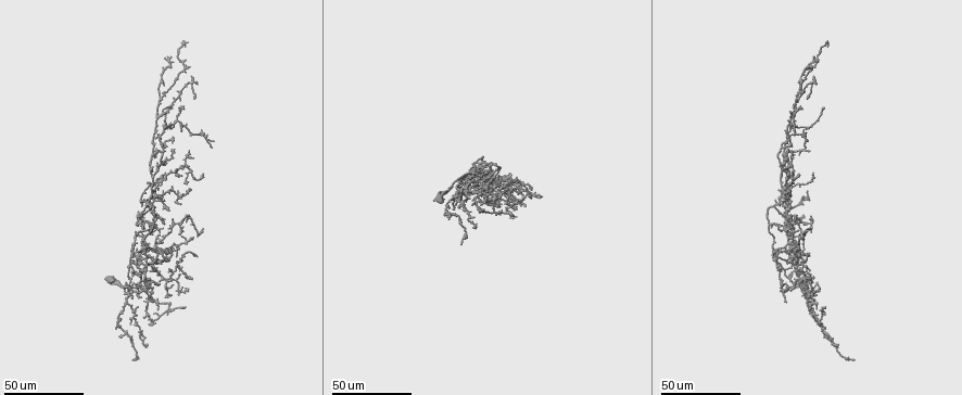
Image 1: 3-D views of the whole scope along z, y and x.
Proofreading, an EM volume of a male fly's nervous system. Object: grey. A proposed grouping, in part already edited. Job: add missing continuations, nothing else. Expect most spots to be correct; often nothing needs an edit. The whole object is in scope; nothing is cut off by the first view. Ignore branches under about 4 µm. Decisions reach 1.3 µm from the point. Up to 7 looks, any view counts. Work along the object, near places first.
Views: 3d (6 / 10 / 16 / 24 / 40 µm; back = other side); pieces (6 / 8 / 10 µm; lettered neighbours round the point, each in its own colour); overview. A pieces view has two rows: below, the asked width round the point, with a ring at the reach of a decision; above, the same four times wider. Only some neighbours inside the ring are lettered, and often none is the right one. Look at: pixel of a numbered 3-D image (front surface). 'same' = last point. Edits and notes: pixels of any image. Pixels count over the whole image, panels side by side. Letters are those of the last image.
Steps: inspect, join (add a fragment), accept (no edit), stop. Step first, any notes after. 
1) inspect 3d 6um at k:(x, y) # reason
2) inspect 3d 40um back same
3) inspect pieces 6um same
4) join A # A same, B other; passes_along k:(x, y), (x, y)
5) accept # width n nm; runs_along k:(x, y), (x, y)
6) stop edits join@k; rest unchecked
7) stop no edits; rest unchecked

inspect 3d 24um at 1:(144, 194) # tapers out

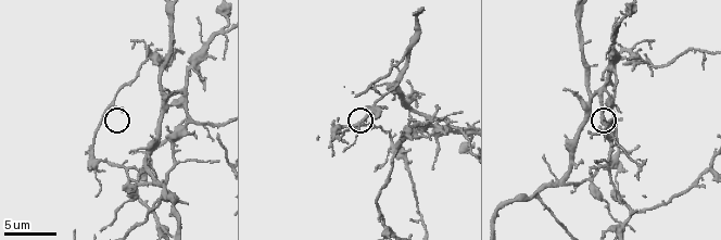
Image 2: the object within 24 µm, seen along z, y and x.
inspect 3d 10um at 2:(120, 110)

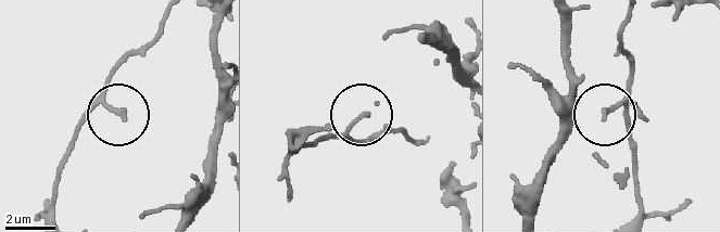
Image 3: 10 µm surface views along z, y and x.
inspect pieces 6um at 3:(123, 115)

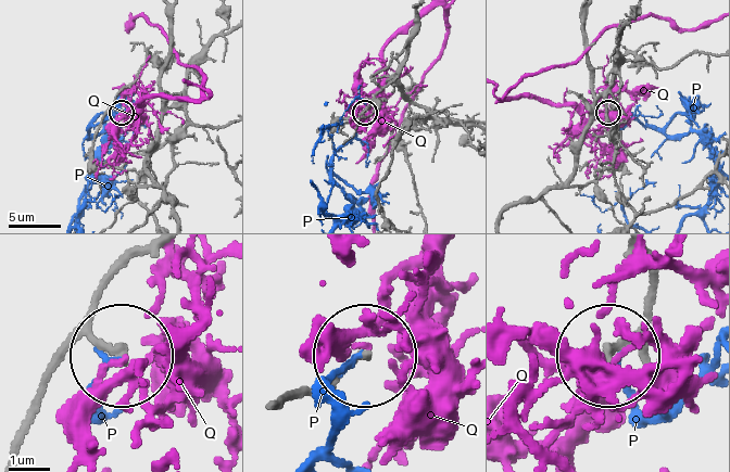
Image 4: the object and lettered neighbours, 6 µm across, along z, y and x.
accept # P other, Q other; runs_along 4:(269, 410), (363, 358); no lettered fragment goes on from it

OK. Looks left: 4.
inspect 3d 40um at 1:(493, 178) # free end

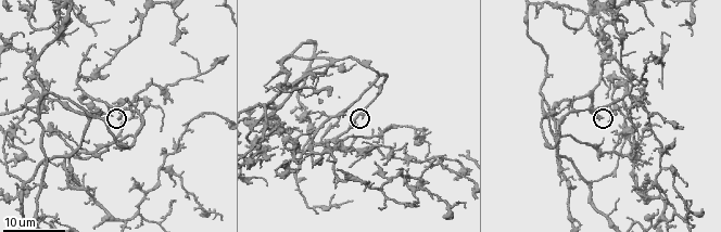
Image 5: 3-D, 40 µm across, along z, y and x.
inspect pieces 6um at 5:(601, 118)

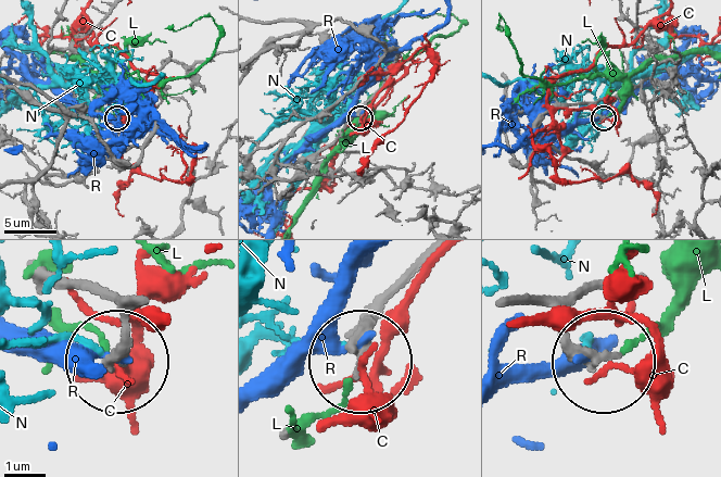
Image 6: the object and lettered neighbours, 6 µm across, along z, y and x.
accept # C other, L other, N other, R other; runs_along 6:(519, 305), (551, 310), (599, 354); none of them fits

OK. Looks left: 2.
inspect 3d 24um at 1:(453, 210) # thick end

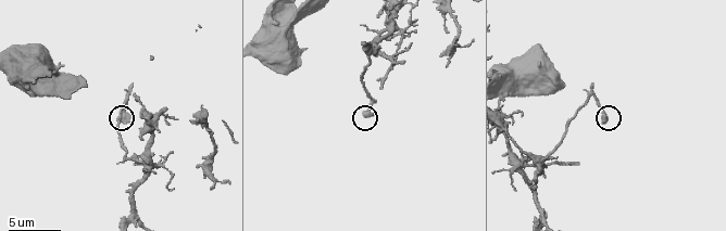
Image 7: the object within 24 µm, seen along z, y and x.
inspect pieces 6um at 7:(126, 121)

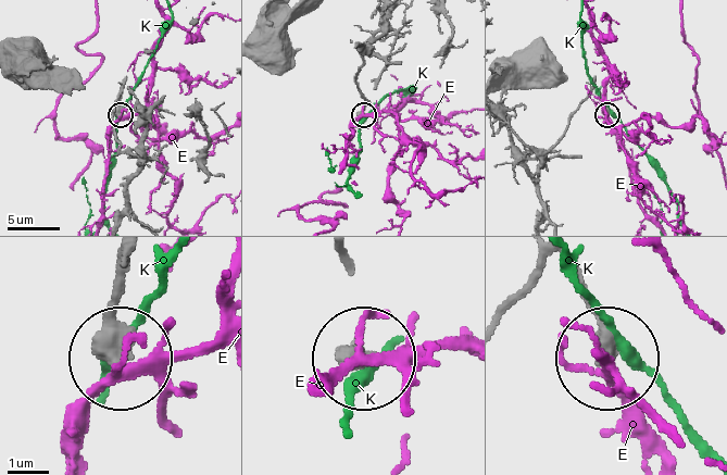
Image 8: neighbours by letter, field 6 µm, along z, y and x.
accept # E other, K other; none of them fits

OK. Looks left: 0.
stop no edits; rest unchecked

